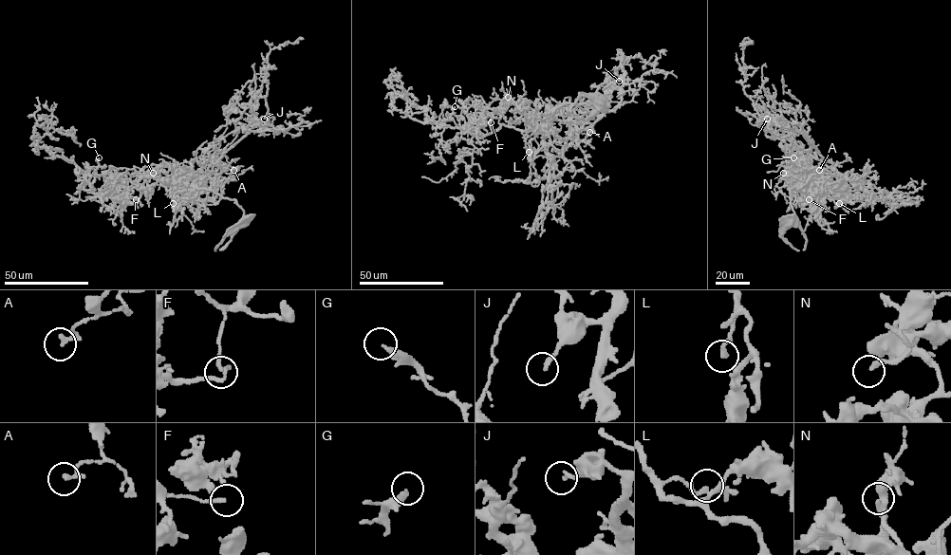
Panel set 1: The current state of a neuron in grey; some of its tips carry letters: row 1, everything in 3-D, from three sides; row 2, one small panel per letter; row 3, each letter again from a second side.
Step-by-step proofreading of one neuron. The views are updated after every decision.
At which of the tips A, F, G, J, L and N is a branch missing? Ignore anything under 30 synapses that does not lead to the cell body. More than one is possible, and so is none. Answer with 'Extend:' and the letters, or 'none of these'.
Extend: none of these

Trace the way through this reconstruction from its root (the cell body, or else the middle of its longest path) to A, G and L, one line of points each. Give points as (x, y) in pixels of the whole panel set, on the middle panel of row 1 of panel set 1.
A: (599, 102), (597, 111), (593, 104), (567, 103), (550, 114), (562, 121), (580, 118), (592, 125), (589, 132)
G: (599, 102), (597, 111), (563, 103), (529, 132), (502, 124), (481, 138), (457, 126), (455, 106)
L: (599, 102), (597, 111), (593, 104), (563, 103), (542, 120), (543, 145), (531, 175), (529, 152)

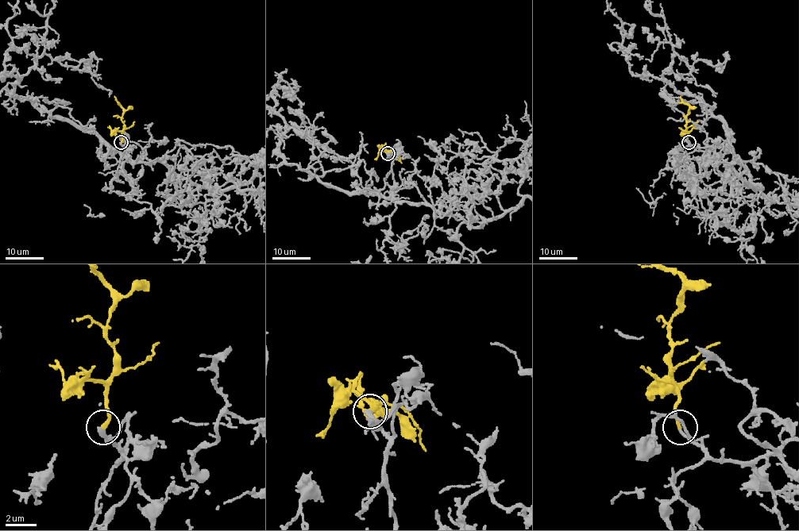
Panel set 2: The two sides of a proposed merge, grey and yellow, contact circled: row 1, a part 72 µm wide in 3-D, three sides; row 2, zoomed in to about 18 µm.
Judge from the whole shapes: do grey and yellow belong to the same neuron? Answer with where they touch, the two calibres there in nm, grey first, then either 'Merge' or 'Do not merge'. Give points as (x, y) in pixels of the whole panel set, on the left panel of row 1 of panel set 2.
Place: (121, 142). Thickness 240 nm (grey) against 240 nm. Merge

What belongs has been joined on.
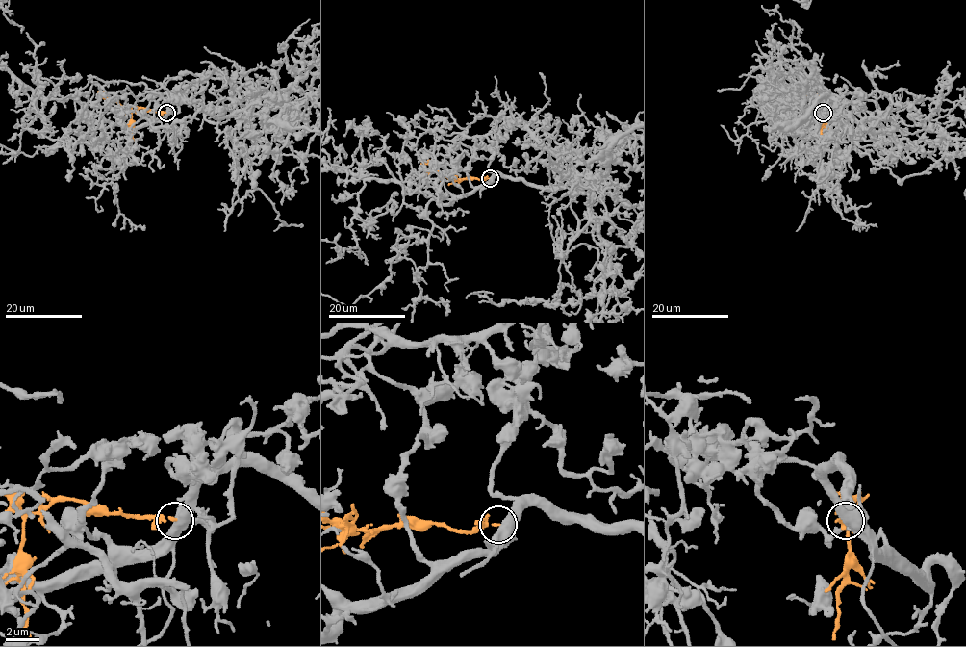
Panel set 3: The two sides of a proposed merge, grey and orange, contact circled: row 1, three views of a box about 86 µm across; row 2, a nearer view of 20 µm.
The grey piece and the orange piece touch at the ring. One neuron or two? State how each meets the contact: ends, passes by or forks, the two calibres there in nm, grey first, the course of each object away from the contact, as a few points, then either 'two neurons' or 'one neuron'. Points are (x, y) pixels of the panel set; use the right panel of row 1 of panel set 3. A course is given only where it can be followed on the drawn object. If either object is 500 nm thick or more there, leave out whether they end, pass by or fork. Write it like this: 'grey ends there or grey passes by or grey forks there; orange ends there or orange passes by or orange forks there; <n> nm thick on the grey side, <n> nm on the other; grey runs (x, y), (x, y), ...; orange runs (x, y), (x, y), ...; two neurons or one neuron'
600 nm thick on the grey side, 120 nm on the other; two neurons

